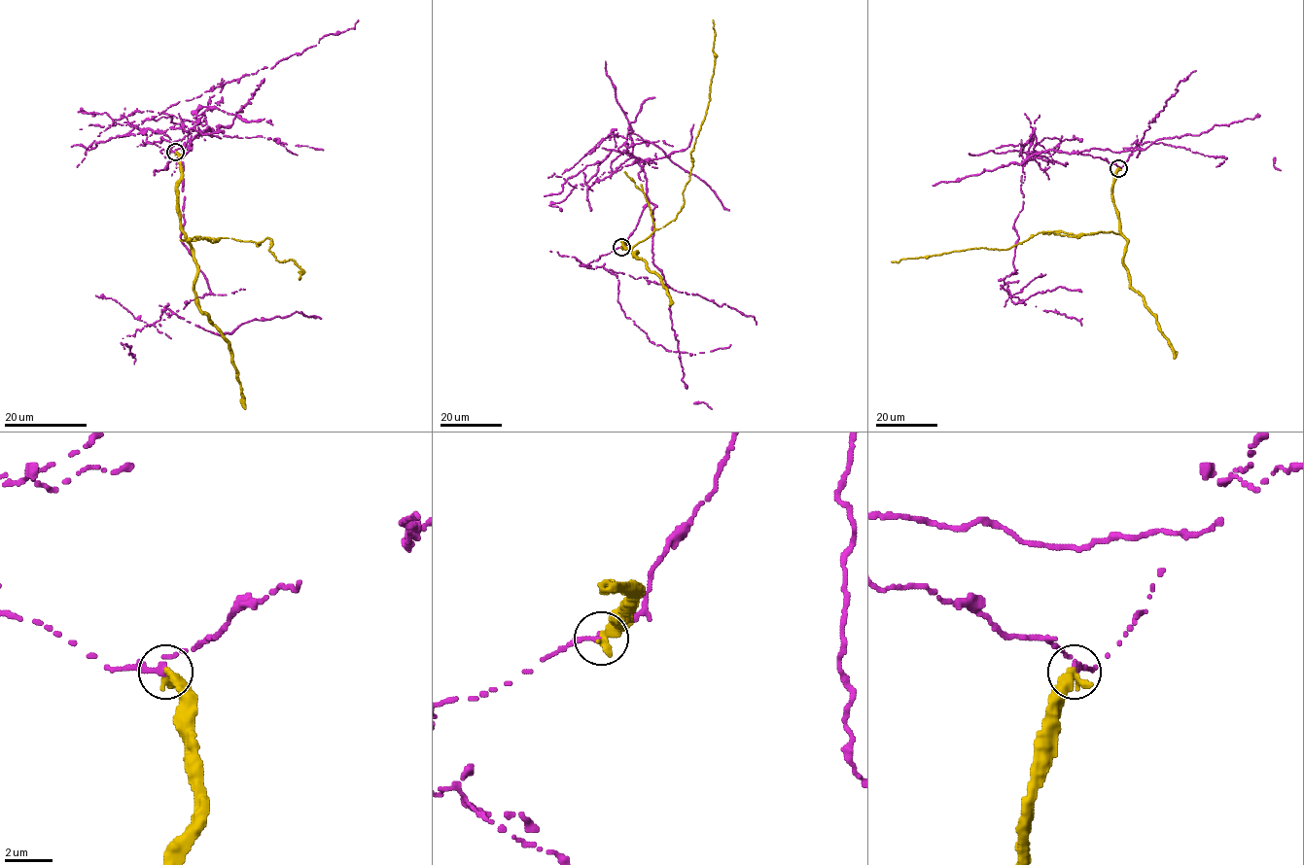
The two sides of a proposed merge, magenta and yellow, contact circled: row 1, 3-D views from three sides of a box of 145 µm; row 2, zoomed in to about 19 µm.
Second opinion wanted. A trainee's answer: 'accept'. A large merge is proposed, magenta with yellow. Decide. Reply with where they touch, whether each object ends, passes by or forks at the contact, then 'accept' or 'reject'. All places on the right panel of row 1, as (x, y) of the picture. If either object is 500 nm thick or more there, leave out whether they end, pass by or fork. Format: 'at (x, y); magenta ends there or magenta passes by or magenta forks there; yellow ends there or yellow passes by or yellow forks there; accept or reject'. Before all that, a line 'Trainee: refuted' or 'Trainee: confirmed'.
Trainee: refuted
at (1118, 168); magenta passes by; yellow ends there; reject

